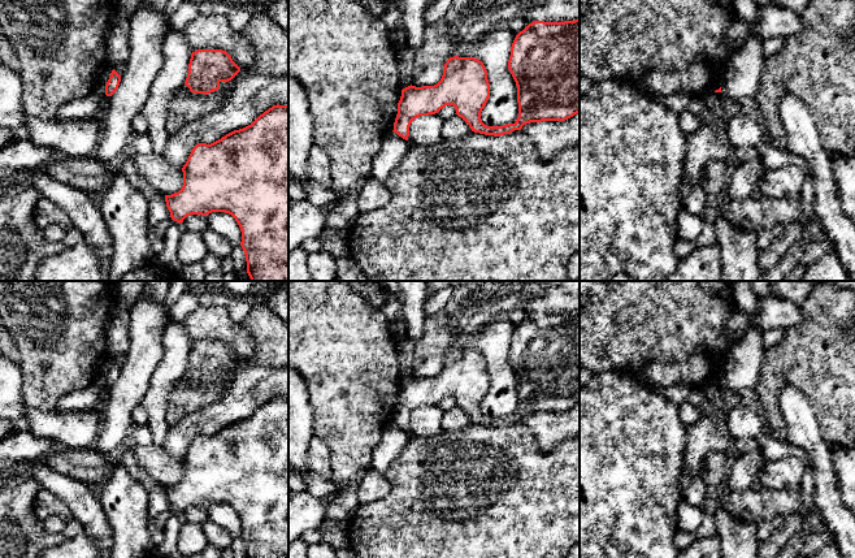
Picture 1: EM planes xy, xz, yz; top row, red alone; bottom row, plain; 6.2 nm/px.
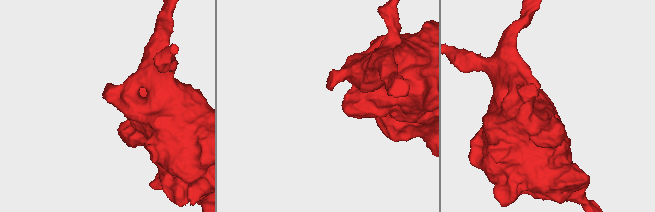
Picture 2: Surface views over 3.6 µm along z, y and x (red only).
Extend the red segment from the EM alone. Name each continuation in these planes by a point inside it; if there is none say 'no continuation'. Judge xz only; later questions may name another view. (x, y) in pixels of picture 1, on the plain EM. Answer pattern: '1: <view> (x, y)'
no continuation

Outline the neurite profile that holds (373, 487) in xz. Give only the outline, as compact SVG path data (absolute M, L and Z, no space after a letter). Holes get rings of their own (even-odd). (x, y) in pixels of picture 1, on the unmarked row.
M376 468L364 472L364 477L357 488L357 498L361 505L373 503L385 498L391 492L391 484L385 475Z

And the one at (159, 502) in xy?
M126 449L121 457L121 462L129 475L146 488L149 498L151 520L161 512L172 510L166 498L165 486L148 475L148 472L140 466L133 450Z

